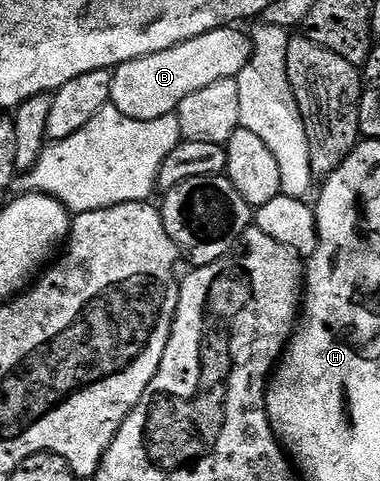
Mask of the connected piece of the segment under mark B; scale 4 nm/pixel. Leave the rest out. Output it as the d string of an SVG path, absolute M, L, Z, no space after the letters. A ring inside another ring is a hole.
M243 28L215 29L166 51L116 66L112 74L110 104L118 107L122 115L139 121L153 121L175 113L186 95L194 95L194 91L202 91L202 87L210 87L210 83L218 83L218 79L235 78L242 67L250 63L254 52L252 39L240 29Z

